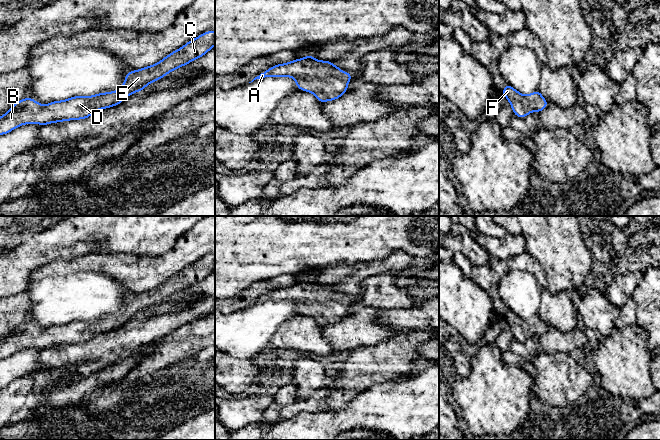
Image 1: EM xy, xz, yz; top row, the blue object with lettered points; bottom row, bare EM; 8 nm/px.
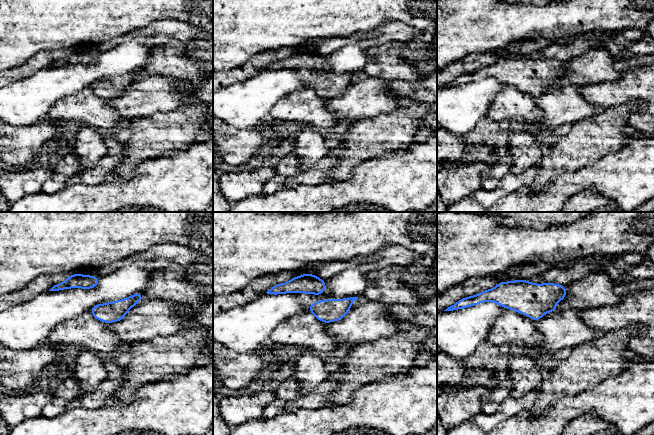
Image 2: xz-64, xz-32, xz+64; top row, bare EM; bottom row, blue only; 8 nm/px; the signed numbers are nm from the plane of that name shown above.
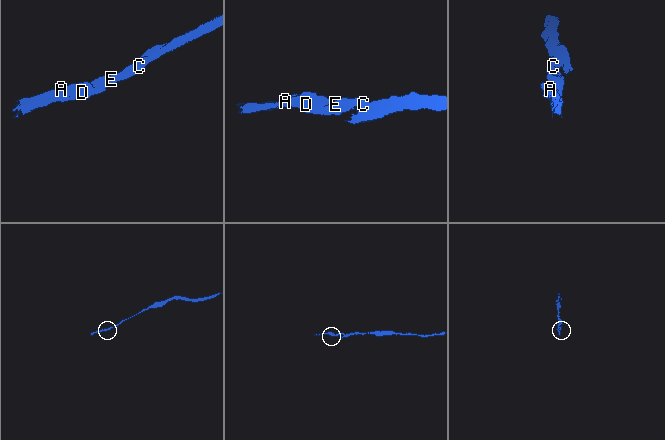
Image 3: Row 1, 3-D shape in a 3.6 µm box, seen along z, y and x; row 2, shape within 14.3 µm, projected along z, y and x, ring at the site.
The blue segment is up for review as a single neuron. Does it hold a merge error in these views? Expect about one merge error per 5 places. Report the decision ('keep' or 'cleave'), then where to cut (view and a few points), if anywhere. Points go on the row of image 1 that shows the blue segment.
keep; no cut

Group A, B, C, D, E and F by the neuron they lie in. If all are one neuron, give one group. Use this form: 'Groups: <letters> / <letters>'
Groups: A B C D E F

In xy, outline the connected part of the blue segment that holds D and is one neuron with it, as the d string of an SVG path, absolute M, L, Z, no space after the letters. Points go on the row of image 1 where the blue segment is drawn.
M207 31L170 53L157 64L126 74L122 88L118 91L95 94L90 97L75 96L62 101L42 105L28 97L16 102L0 117L0 135L29 123L46 125L55 122L86 119L95 111L123 102L124 98L143 90L193 60L202 57L215 45L215 31Z

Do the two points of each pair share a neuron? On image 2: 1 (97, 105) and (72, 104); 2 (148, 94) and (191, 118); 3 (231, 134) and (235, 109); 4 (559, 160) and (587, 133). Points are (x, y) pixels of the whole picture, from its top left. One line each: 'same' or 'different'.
1: same
2: different
3: different
4: same

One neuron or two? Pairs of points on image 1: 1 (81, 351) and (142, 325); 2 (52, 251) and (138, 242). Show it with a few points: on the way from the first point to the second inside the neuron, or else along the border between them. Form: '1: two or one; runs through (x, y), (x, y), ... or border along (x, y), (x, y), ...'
1: one; runs through (96, 347), (103, 343), (127, 339)
2: one; runs through (73, 237), (76, 235), (117, 235)

